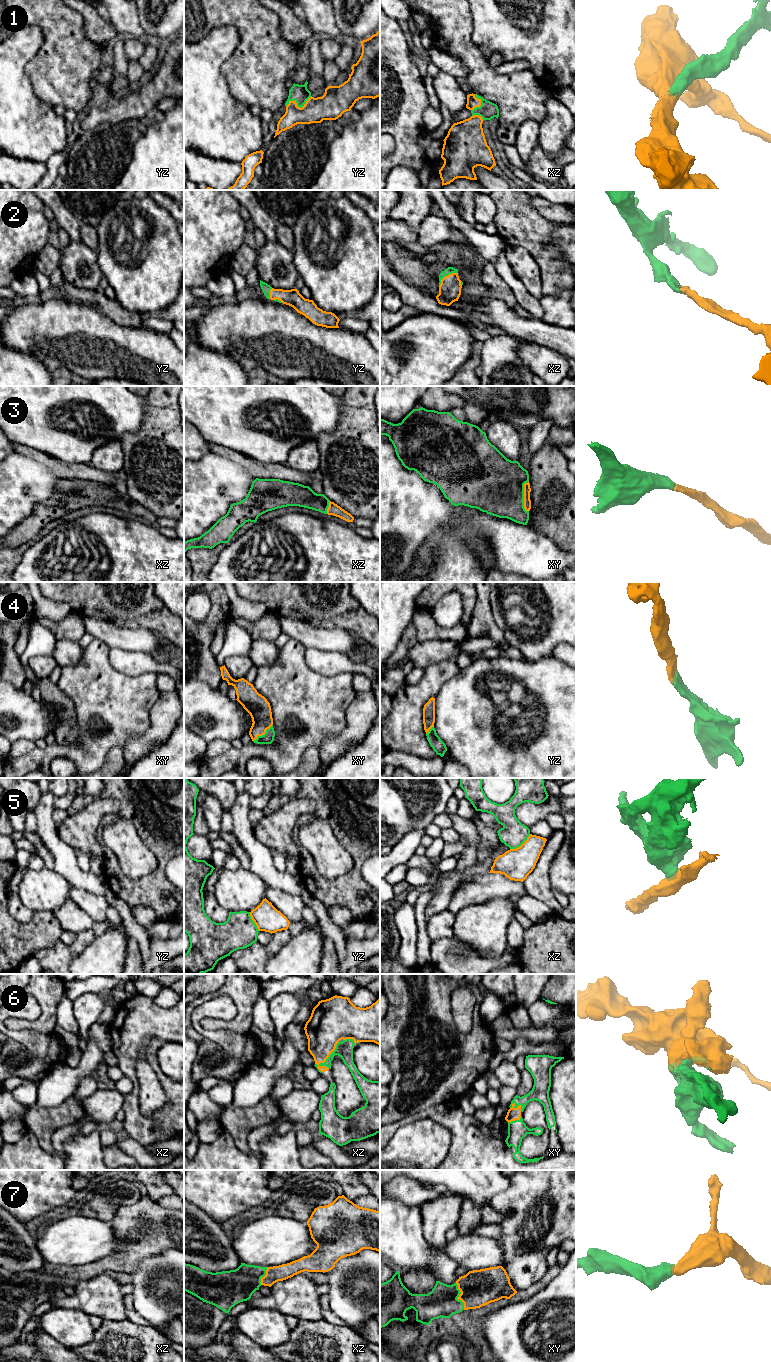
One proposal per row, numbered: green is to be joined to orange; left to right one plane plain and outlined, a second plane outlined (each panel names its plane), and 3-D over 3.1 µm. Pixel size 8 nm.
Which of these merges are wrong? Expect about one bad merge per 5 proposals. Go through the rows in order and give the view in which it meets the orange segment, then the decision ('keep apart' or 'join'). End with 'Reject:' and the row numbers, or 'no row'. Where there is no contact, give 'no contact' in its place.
1: yz | join
2: xz | join
3: xy | join
4: xy | join
5: xz | keep apart
6: xz | join
7: xy | join
Reject: 5

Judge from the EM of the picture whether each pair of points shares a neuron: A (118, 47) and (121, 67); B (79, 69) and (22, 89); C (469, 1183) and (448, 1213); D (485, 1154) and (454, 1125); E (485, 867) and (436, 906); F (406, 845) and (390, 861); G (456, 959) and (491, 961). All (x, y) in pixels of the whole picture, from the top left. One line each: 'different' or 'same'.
A: same
B: different
C: different
D: same
E: same
F: same
G: same

